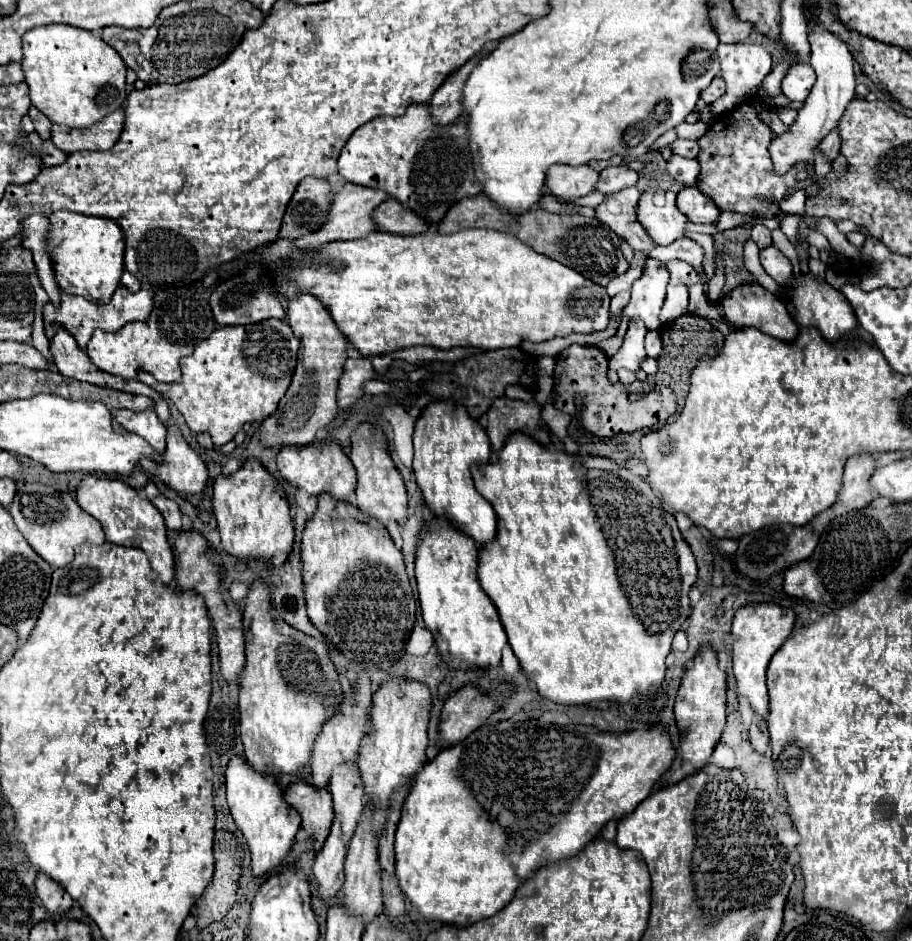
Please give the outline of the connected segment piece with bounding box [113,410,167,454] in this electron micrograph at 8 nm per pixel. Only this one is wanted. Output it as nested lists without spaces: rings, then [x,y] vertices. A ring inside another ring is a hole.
[[[115,410],[113,422],[117,422],[117,426],[121,426],[121,430],[139,434],[153,446],[153,450],[157,450],[157,454],[163,454],[167,426],[159,422],[159,418],[157,418],[157,414],[153,414],[153,410],[143,410],[143,412]]]

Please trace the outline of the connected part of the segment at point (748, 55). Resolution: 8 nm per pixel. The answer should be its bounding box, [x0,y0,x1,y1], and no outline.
[713,42,771,114]

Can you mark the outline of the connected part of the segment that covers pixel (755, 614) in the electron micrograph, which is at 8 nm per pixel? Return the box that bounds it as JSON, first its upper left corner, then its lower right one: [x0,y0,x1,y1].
[731,602,795,716]

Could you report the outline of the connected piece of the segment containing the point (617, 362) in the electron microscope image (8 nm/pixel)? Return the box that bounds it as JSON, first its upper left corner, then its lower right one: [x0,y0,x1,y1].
[609,322,647,370]

